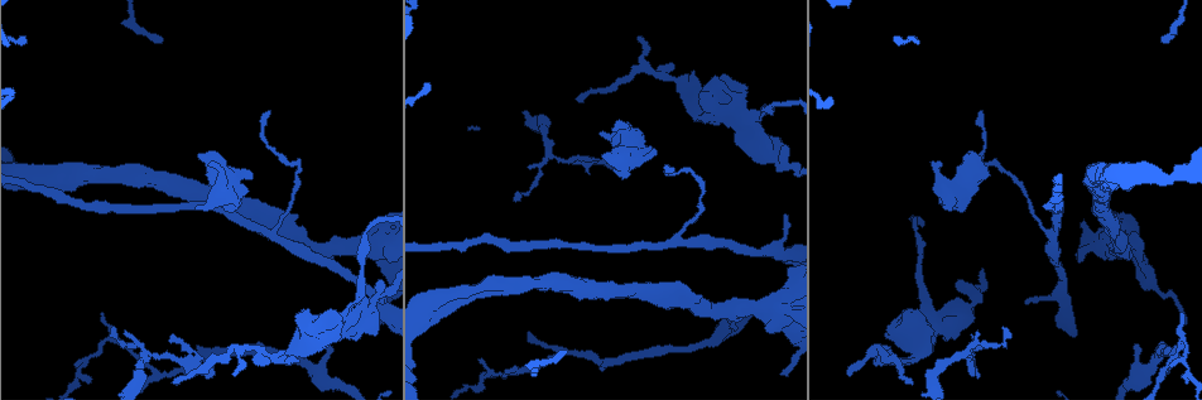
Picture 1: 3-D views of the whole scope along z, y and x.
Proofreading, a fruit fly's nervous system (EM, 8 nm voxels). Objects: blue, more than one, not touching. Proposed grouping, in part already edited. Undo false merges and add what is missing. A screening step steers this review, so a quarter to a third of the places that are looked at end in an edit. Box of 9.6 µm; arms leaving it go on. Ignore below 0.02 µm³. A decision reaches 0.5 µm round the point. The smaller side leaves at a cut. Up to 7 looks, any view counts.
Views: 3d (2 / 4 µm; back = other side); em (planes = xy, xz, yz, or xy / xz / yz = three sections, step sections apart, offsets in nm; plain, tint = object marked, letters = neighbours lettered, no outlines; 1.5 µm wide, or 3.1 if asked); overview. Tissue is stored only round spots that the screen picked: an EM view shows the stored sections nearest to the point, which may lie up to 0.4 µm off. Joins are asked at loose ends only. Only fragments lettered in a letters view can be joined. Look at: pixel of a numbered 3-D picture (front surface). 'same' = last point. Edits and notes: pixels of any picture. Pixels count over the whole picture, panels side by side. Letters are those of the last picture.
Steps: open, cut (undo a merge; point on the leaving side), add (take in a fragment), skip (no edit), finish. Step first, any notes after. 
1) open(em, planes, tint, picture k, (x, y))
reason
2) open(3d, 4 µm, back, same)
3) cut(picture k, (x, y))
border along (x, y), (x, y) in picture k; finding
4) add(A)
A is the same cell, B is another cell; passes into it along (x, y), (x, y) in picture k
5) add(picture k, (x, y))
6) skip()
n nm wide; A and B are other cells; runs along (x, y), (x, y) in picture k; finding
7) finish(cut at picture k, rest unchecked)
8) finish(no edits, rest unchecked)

open(em, xz, step 4, tint, picture 1, (906, 309))
stops while still wide

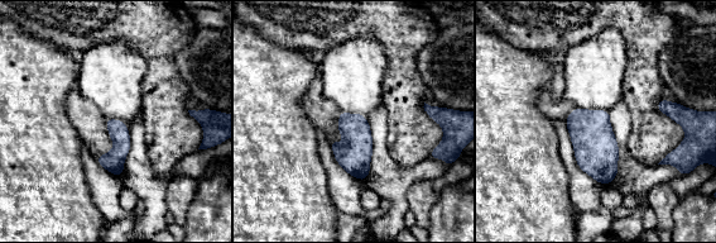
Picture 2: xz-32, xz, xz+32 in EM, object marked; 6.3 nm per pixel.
open(em, planes, letters, same)

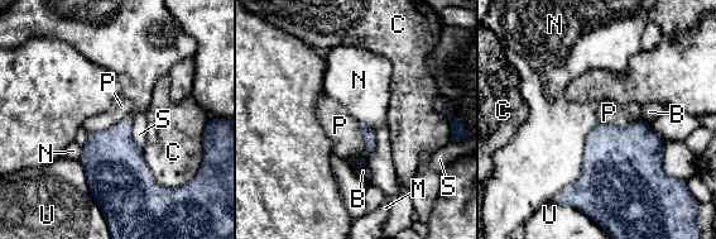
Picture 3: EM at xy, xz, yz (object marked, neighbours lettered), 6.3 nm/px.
skip()
B, C, M, N, P, S and U are other cells; border along (640, 118), (624, 127), (599, 123) in picture 3; no lettered fragment goes on from it

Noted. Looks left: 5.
open(3d, 2 µm, picture 1, (976, 296))
thick turns thin

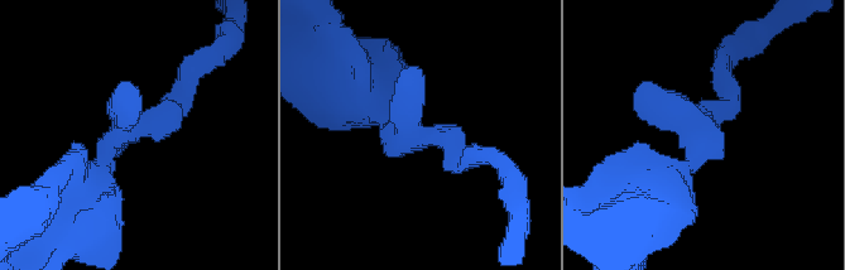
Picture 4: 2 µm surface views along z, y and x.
open(em, planes, plain, picture 4, (397, 137))
now the EM

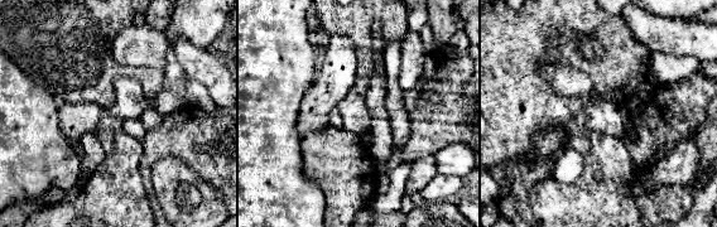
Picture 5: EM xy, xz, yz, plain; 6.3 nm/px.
open(em, planes, letters, same)

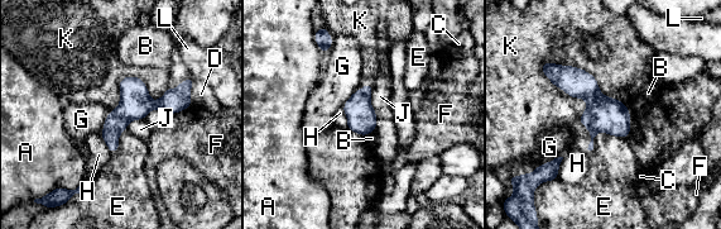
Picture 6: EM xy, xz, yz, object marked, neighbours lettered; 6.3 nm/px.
skip()
190 nm wide; A, B, C, D, E, F, G, H, J, K and L are other cells; border along (541, 66), (581, 67), (628, 108) in picture 6; all the same cell

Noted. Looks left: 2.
open(3d, 4 µm, picture 1, (198, 205))
stops while still wide

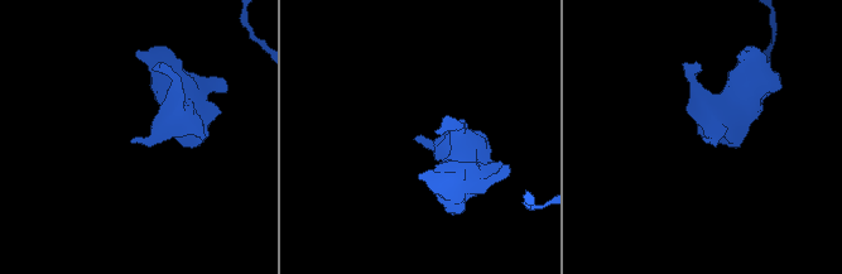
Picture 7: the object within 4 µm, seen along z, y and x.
open(em, planes, letters, picture 7, (136, 140))

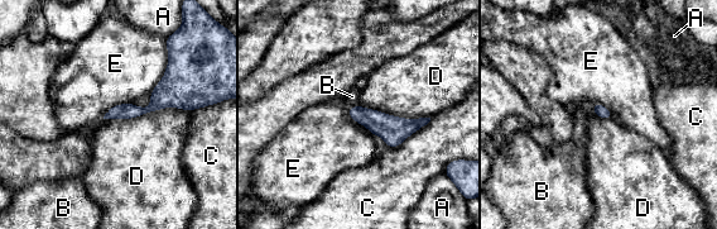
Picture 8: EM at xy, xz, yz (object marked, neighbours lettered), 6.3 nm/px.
add(B)
B is the same cell, A, C, D and E are other cells; passes into it along (384, 125), (352, 108), (352, 96) in picture 8; it goes on there

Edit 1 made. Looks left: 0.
finish(add at picture 8, rest unchecked)

